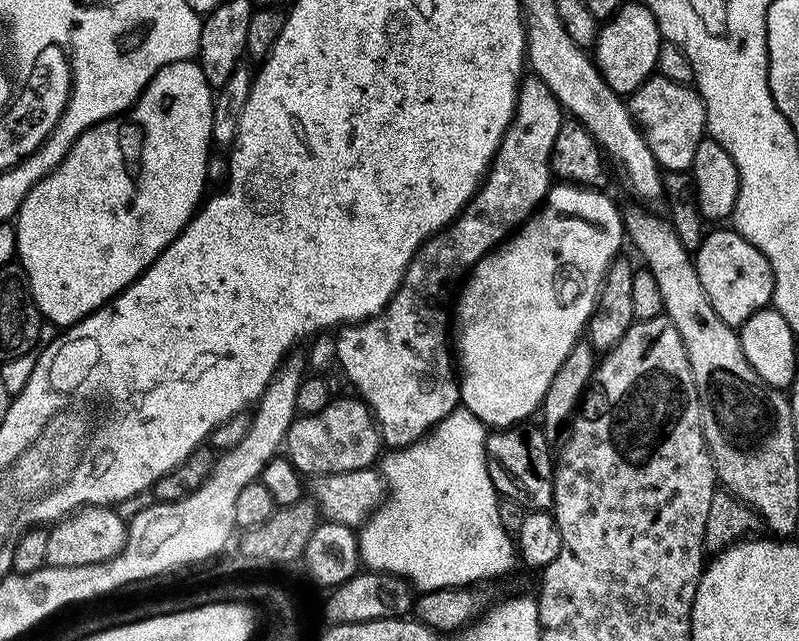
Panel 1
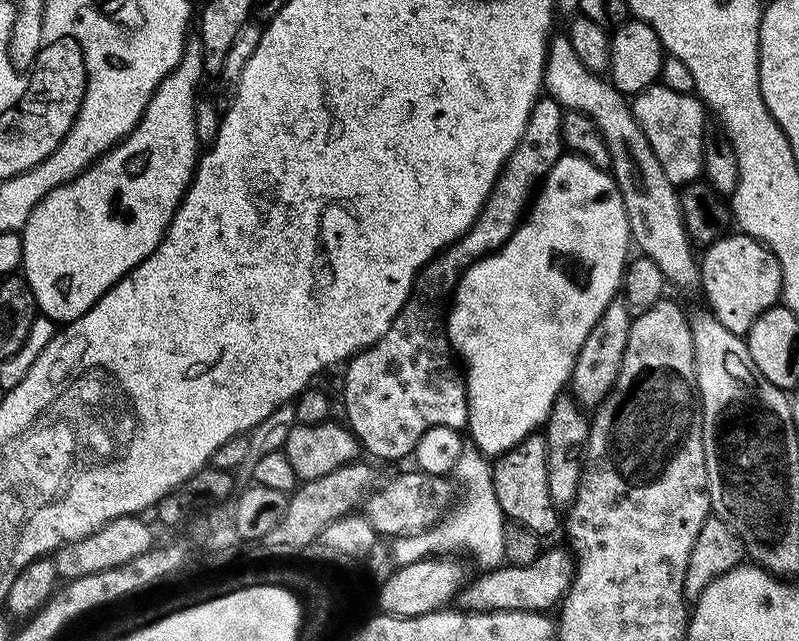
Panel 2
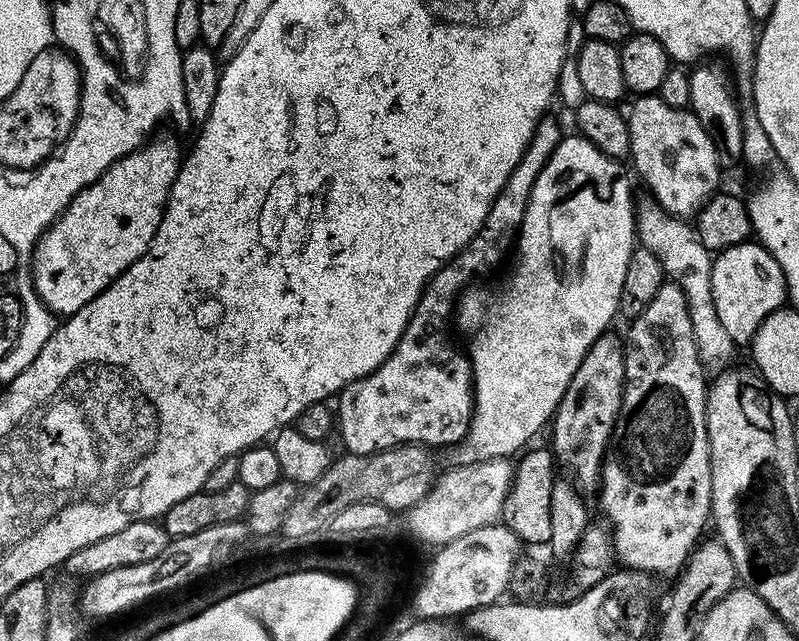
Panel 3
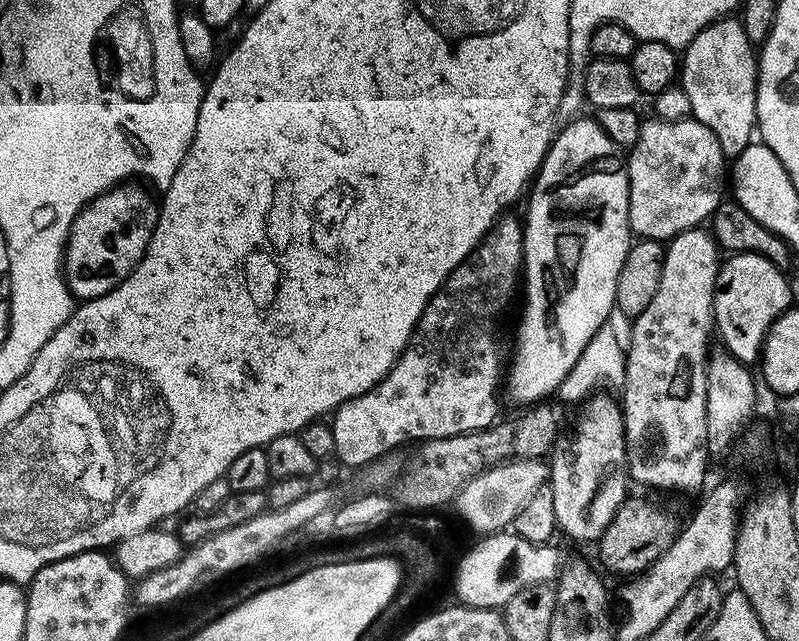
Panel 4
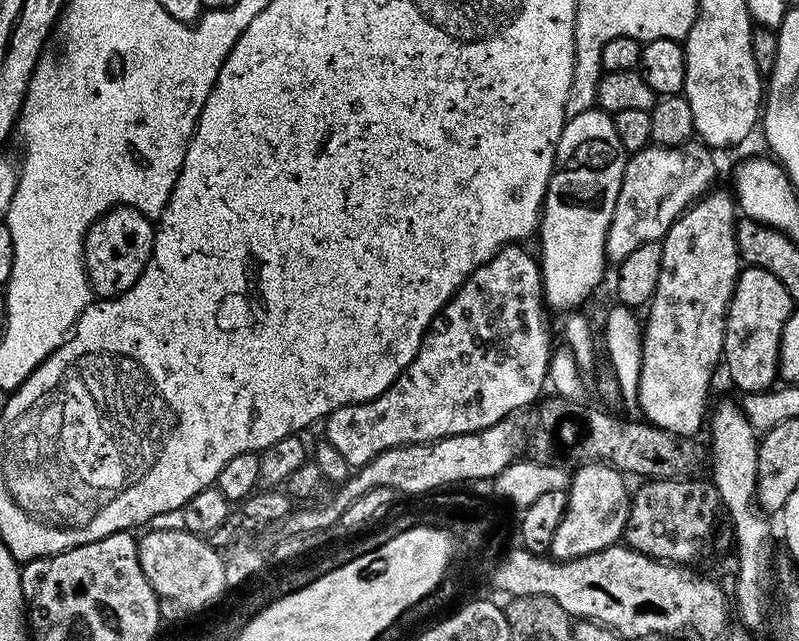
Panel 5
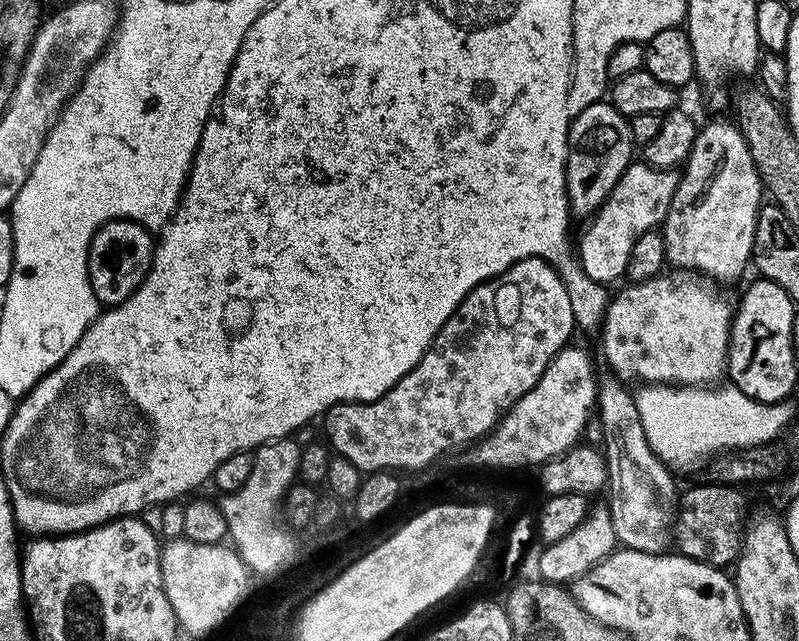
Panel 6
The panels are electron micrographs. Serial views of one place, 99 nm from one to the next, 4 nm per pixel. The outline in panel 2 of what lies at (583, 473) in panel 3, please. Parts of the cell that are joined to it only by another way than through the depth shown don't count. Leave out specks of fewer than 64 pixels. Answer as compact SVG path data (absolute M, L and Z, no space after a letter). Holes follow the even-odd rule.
M617 298L608 303L598 322L594 322L590 334L586 334L586 342L582 342L582 350L578 350L576 365L572 367L570 381L571 395L575 396L581 408L595 410L608 397L608 391L614 386L620 367L624 365L624 351L633 319L623 299Z

